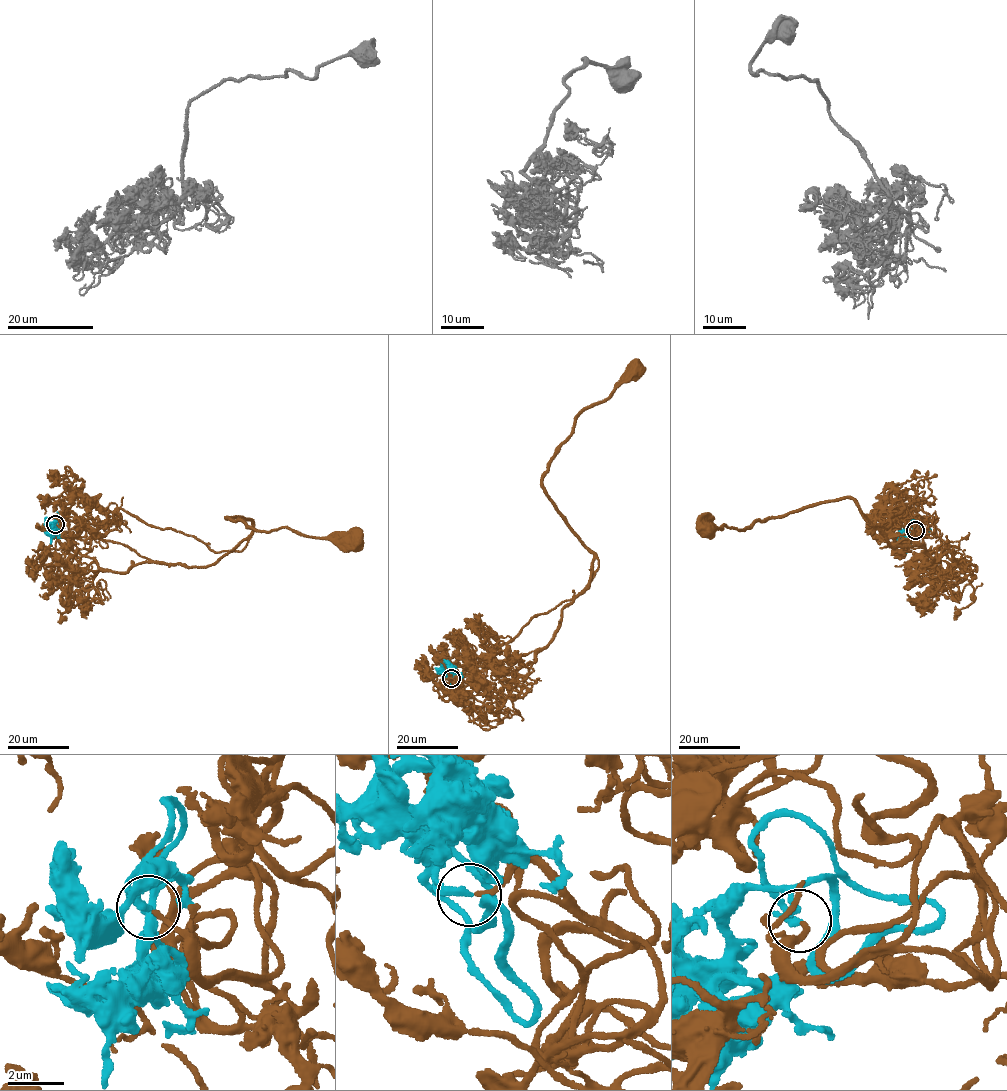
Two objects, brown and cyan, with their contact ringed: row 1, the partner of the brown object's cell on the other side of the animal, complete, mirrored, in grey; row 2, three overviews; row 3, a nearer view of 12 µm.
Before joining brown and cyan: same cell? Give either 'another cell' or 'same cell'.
same cell

